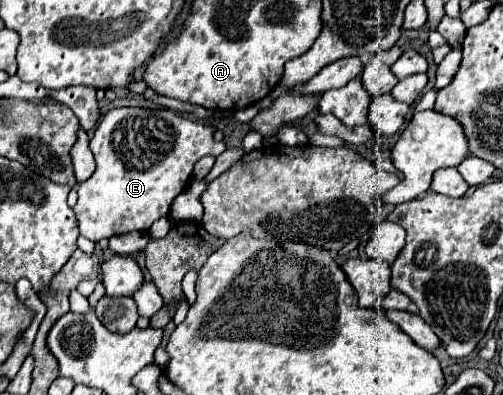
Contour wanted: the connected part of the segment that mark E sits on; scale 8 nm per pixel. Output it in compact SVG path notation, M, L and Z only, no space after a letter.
M120 107L108 111L94 129L90 139L90 151L96 159L94 175L84 181L78 189L78 203L74 205L80 235L98 243L112 235L122 235L130 231L148 231L150 225L168 215L170 205L176 195L180 195L190 183L192 167L204 155L217 157L226 150L224 141L214 141L214 127L198 121L188 121L170 109L140 109L140 107Z

